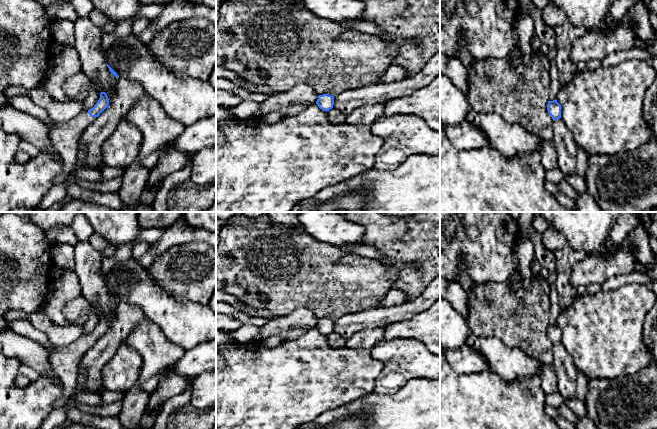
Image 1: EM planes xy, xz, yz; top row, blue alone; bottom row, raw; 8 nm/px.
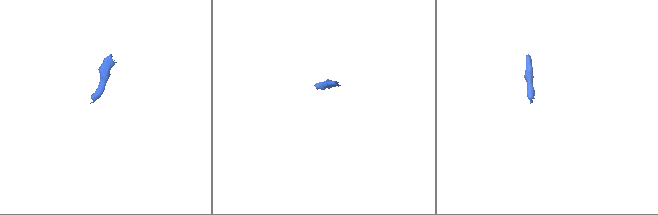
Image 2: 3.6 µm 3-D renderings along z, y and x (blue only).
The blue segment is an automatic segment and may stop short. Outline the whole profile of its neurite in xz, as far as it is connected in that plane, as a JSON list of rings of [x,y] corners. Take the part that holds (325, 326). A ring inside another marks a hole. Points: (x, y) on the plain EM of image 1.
[[[328,318],[319,319],[316,328],[323,335],[329,335],[333,332],[334,321]]]

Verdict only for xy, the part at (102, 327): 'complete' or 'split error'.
split error

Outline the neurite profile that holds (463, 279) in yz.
[[[460,263],[458,267],[457,282],[463,287],[466,292],[471,291],[475,285],[475,283],[469,277],[463,263]]]

